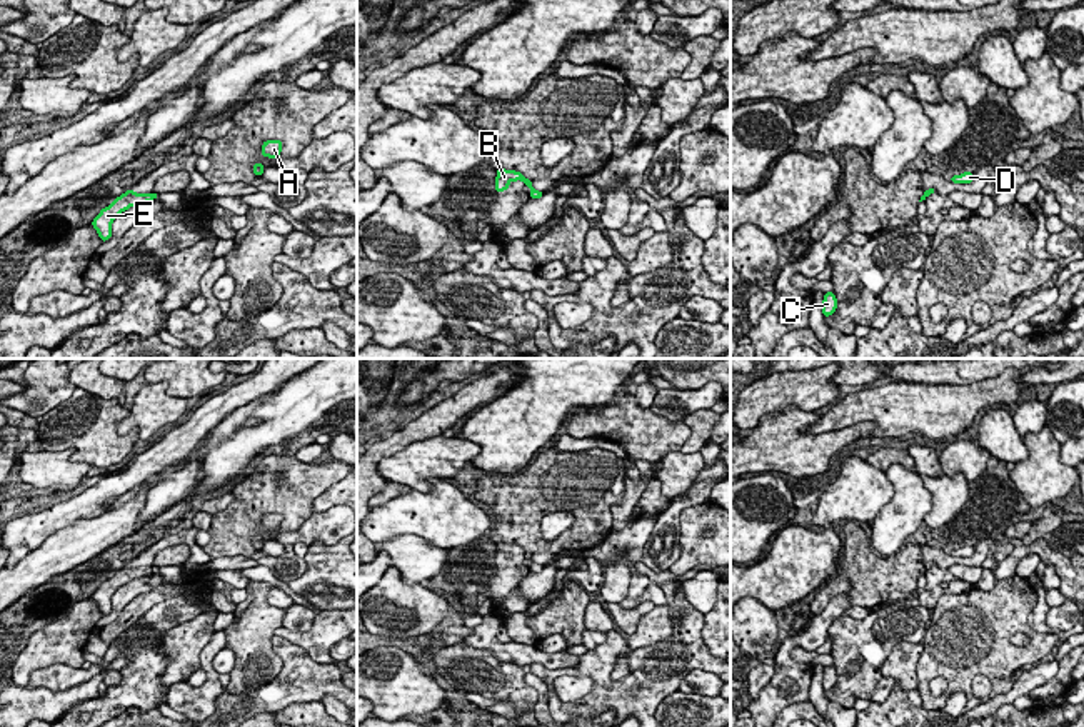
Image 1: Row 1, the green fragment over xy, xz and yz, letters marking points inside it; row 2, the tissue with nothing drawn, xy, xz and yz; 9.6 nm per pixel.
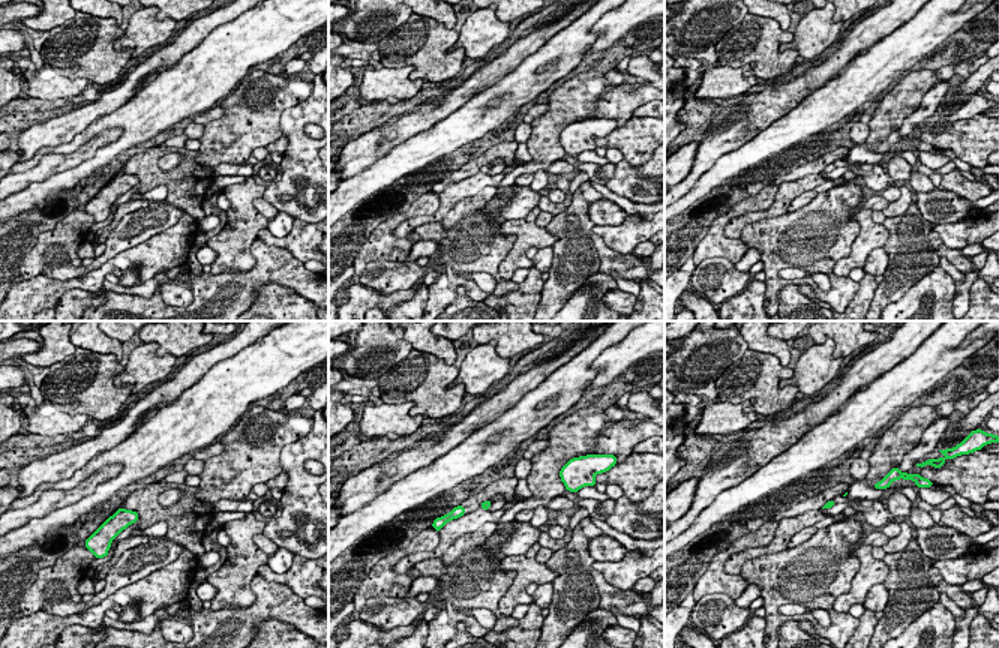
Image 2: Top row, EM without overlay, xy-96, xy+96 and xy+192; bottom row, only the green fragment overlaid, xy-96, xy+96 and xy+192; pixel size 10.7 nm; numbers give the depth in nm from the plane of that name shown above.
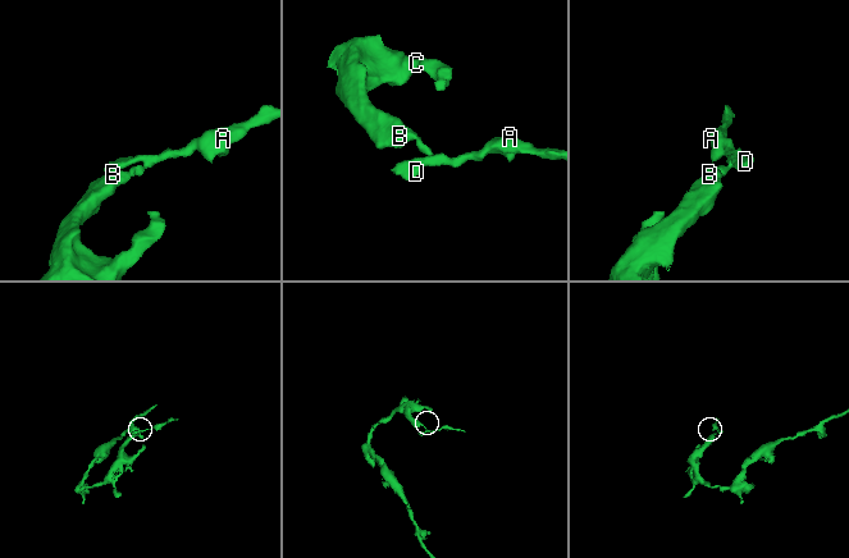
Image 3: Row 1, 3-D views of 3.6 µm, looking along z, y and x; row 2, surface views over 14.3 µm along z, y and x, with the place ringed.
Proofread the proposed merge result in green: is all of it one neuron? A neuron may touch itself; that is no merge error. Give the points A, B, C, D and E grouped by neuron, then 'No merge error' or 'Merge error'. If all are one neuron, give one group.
Groups: A D / B C E. Merge error

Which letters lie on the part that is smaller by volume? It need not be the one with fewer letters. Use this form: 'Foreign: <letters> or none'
Foreign: A, D

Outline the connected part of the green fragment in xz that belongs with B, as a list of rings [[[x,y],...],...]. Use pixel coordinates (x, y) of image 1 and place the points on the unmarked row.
[[[497,542],[497,550],[495,550],[495,565],[504,565],[509,564],[510,555],[522,554],[525,555],[525,550],[520,545],[515,544],[505,544],[505,542]]]

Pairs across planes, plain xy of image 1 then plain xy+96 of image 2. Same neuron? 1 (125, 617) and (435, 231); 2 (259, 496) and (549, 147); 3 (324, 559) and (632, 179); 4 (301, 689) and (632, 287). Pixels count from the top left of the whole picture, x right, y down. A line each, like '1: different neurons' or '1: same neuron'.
1: different neurons
2: same neuron
3: same neuron
4: different neurons

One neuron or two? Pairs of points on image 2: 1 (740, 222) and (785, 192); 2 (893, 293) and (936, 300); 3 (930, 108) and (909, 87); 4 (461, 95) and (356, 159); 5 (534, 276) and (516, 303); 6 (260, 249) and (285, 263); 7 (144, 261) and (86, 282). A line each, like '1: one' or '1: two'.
1: one
2: two
3: two
4: one
5: one
6: one
7: one

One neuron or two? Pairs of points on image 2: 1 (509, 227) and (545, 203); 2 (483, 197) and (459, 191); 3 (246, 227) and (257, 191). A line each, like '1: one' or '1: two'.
1: two
2: two
3: one

